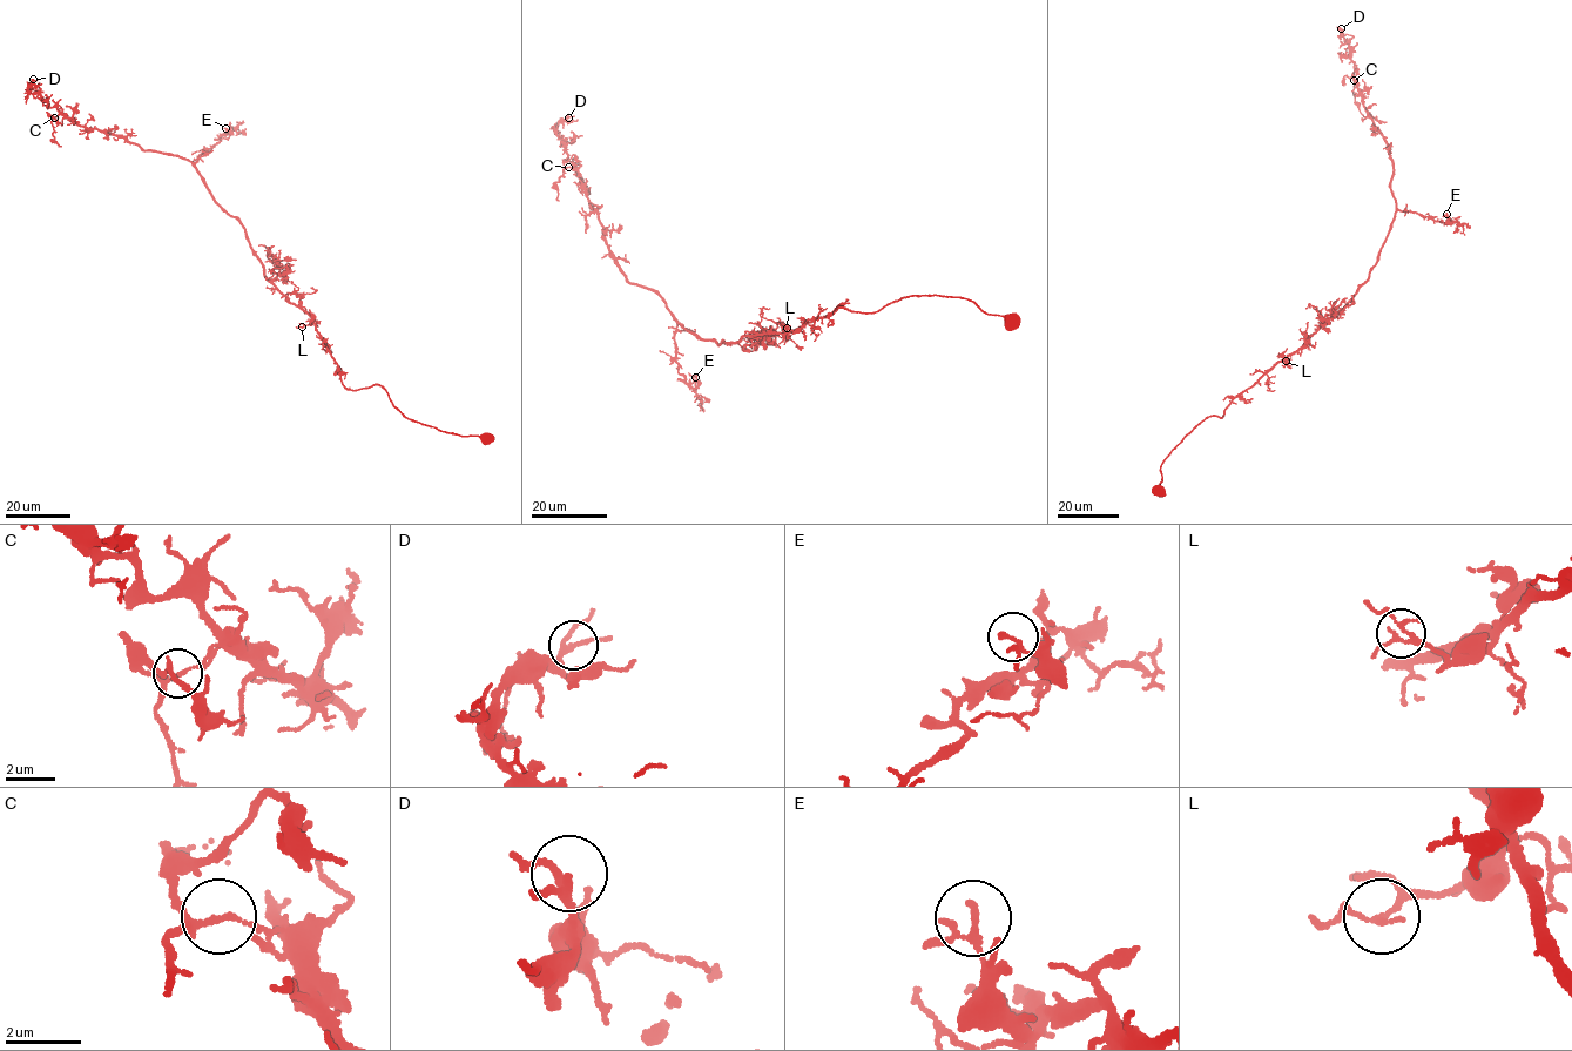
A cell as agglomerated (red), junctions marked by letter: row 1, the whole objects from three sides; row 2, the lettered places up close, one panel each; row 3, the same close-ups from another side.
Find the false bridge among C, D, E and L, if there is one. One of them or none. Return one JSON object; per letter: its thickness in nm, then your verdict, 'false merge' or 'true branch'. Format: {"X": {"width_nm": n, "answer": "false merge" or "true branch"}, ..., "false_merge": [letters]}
{"C": {"width_nm": 130, "answer": "false merge"}, "D": {"width_nm": 190, "answer": "true branch"}, "E": {"width_nm": 130, "answer": "true branch"}, "L": {"width_nm": 140, "answer": "true branch"}, "false_merge": ["C"]}

